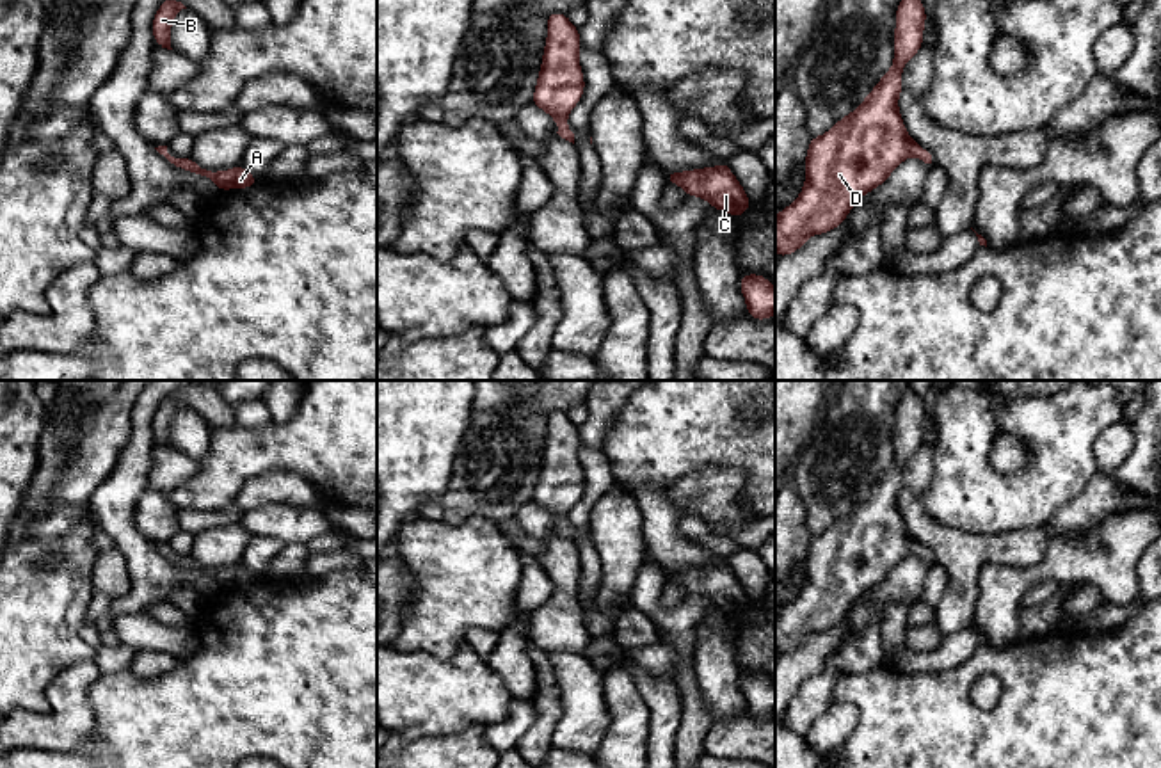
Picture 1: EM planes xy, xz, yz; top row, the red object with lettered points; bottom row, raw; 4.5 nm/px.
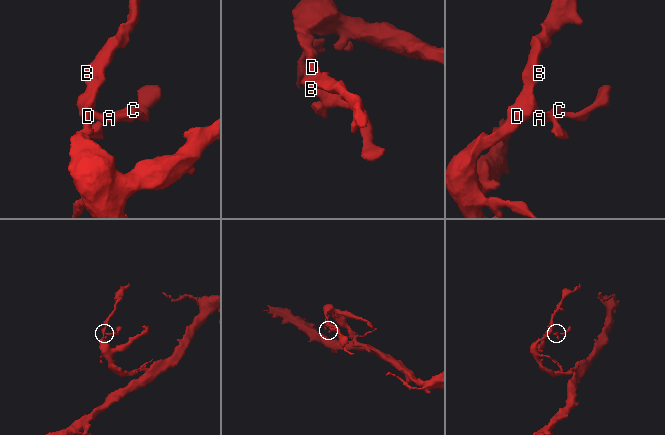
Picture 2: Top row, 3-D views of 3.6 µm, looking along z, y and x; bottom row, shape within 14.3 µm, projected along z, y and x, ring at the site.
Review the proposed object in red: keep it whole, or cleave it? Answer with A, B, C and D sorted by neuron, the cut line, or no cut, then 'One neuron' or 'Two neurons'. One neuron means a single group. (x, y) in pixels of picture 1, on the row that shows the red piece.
Groups: A B C D. No split. One neuron

